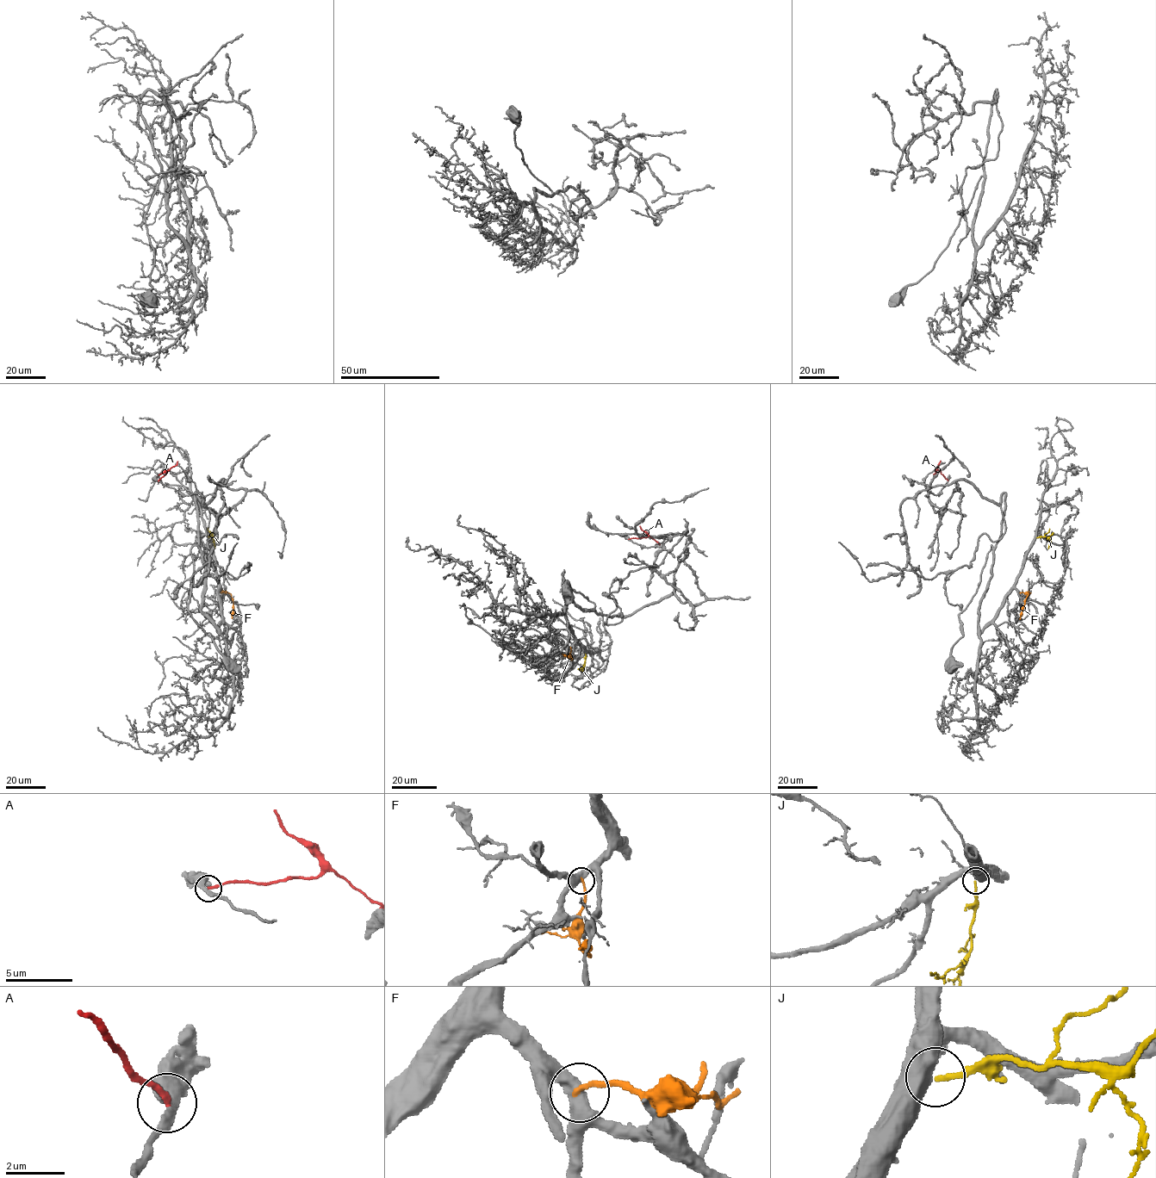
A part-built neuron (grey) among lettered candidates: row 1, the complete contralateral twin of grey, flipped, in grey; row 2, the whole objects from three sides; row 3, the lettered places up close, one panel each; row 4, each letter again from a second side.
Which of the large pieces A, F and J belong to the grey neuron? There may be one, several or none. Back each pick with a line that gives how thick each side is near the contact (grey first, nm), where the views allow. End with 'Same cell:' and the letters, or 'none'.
J: Thickness 600 nm (grey) against 150 nm
Same cell: J

